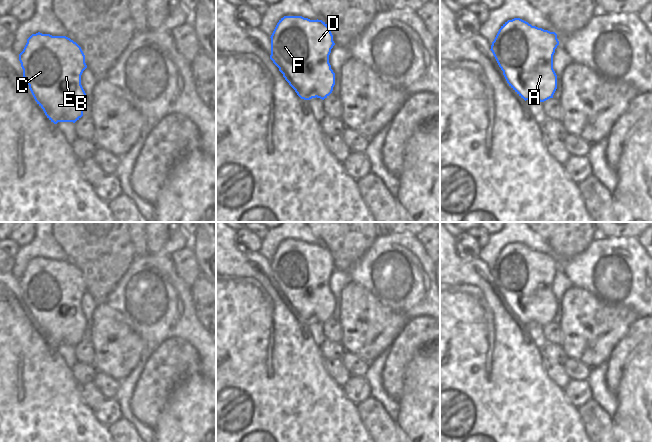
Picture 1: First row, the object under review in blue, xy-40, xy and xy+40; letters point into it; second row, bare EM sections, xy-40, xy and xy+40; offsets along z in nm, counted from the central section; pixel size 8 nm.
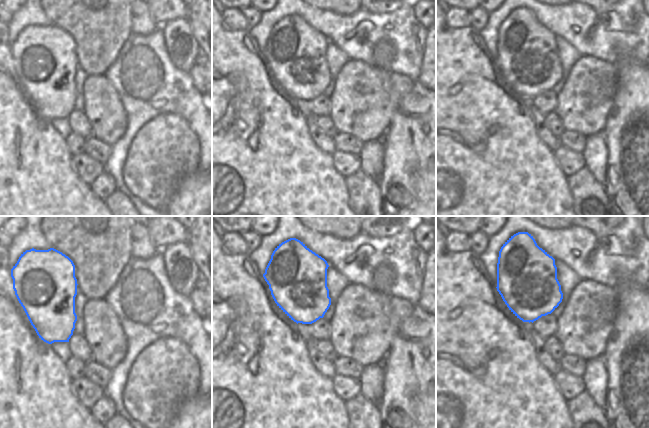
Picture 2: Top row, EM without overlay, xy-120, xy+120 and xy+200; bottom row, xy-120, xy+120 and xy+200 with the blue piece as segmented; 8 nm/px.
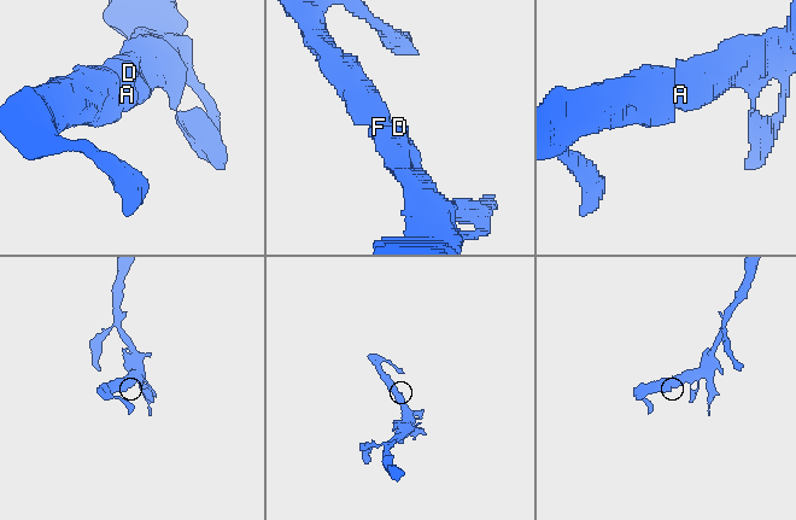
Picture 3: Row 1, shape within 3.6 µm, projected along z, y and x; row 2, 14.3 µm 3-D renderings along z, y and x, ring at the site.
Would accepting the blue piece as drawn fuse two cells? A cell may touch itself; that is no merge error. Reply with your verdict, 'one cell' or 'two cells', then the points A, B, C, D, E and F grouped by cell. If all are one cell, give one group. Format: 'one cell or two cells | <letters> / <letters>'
one cell | A B C D E F

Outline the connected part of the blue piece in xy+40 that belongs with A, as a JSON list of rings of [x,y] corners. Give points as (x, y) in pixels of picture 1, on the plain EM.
[[[514,242],[501,250],[490,274],[503,295],[507,307],[521,322],[525,325],[544,326],[553,322],[557,313],[553,279],[558,269],[559,265],[555,256],[532,250],[520,242]]]

